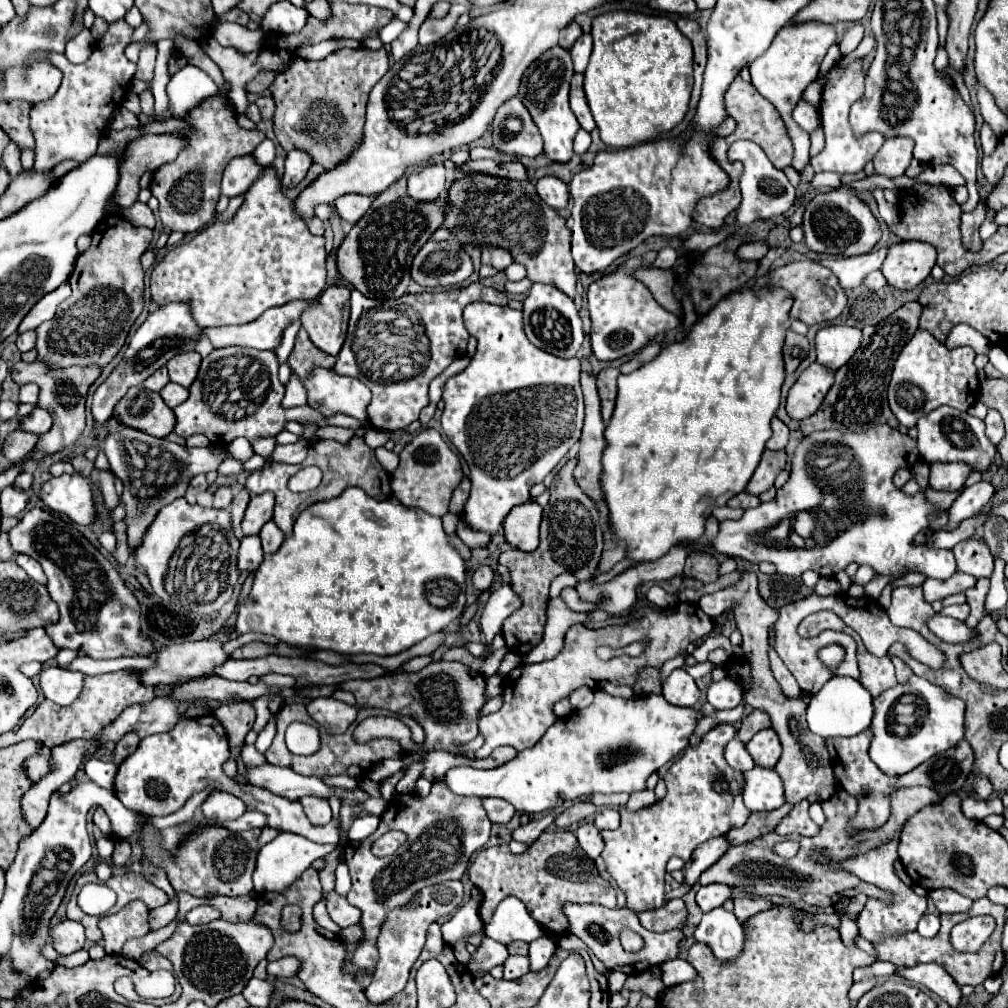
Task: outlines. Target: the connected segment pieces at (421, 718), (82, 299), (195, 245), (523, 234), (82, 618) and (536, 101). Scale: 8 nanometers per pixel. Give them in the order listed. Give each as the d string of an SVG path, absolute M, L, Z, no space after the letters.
M432 661L426 665L422 671L416 673L404 673L404 675L382 675L372 681L348 681L342 683L346 691L352 691L356 697L356 707L380 707L388 709L398 715L410 715L416 719L424 731L426 731L426 741L422 747L434 747L434 749L444 749L444 751L458 751L462 743L472 741L478 735L478 711L484 705L484 675L470 669L464 663L458 661Z
M118 213L106 215L92 231L92 245L84 251L68 279L72 295L60 303L54 319L36 327L38 359L48 367L108 365L122 349L128 331L144 305L142 253L150 247L152 231L134 227Z
M264 167L258 181L244 195L244 203L238 209L234 221L212 225L200 231L188 243L172 249L152 271L150 289L152 299L158 305L184 301L190 303L192 315L200 327L218 325L242 325L258 319L266 309L280 307L294 299L316 299L326 285L326 249L324 237L316 237L308 231L306 223L296 215L294 201L284 197L280 179L274 167Z
M466 175L452 183L450 187L450 205L446 209L444 227L454 233L454 241L458 243L474 243L474 245L498 245L512 253L516 263L522 263L528 269L528 279L532 283L546 283L564 291L570 299L576 295L576 271L570 257L570 229L566 227L566 219L560 217L552 207L544 205L544 201L536 195L534 185L526 181L510 181L496 179L490 175Z
M34 507L8 531L14 553L34 557L46 577L48 593L60 609L60 621L46 627L60 649L84 651L92 659L148 655L152 641L140 635L140 605L112 563L72 525L46 509Z
M552 47L544 51L522 75L518 97L522 99L524 107L530 111L532 121L540 129L540 135L544 137L544 157L548 157L554 163L568 163L574 155L572 141L580 129L576 123L576 117L572 115L570 103L568 103L568 91L570 91L570 79L574 75L570 53L562 47Z

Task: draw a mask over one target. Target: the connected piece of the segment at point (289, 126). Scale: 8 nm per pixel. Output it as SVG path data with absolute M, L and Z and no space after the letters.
M342 49L322 61L294 59L292 67L276 75L270 95L276 103L274 133L284 151L302 149L326 171L344 163L362 141L370 89L384 77L390 61L384 49Z

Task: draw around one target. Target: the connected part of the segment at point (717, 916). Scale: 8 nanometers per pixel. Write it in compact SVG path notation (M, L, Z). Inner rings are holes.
M712 909L704 913L702 923L694 931L696 941L712 947L714 955L722 961L736 959L744 949L744 929L734 913L726 909Z

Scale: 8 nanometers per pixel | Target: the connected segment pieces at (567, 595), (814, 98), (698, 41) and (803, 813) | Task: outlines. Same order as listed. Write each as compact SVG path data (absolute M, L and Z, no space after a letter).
M564 589L564 591L562 591L562 599L566 601L566 605L568 605L572 611L594 611L594 609L598 609L596 603L586 603L586 601L582 601L574 589Z
M818 81L810 83L810 85L806 87L806 91L804 91L802 97L806 97L810 103L818 105L818 103L820 103L820 97L822 97L822 87L820 87L820 83L818 83Z
M678 19L678 29L692 41L694 47L694 91L692 91L692 105L690 105L690 109L694 109L700 99L702 75L706 67L706 39L704 33L700 31L700 25L694 19Z
M808 801L796 803L794 809L782 819L782 823L776 827L776 833L788 835L788 833L798 833L802 837L812 837L820 829L808 815Z

